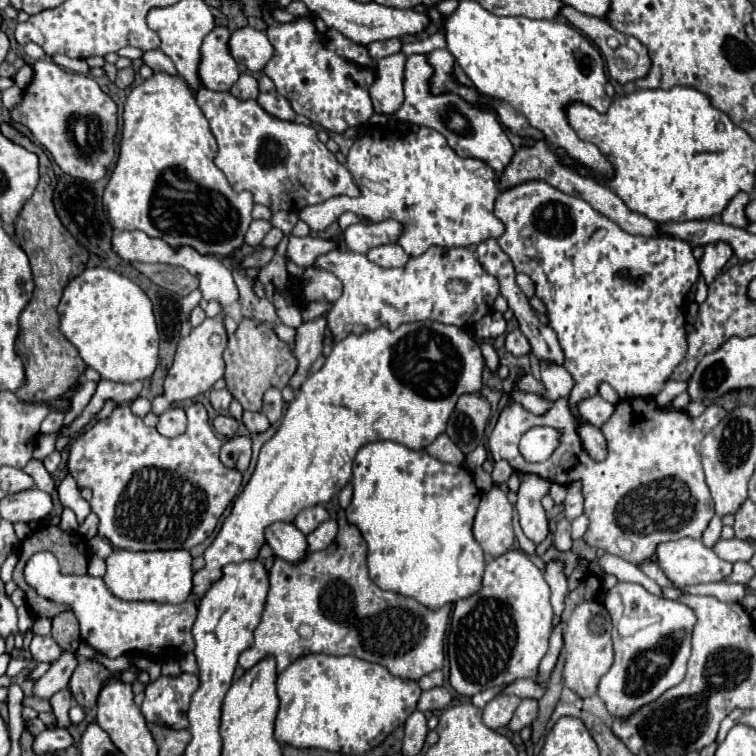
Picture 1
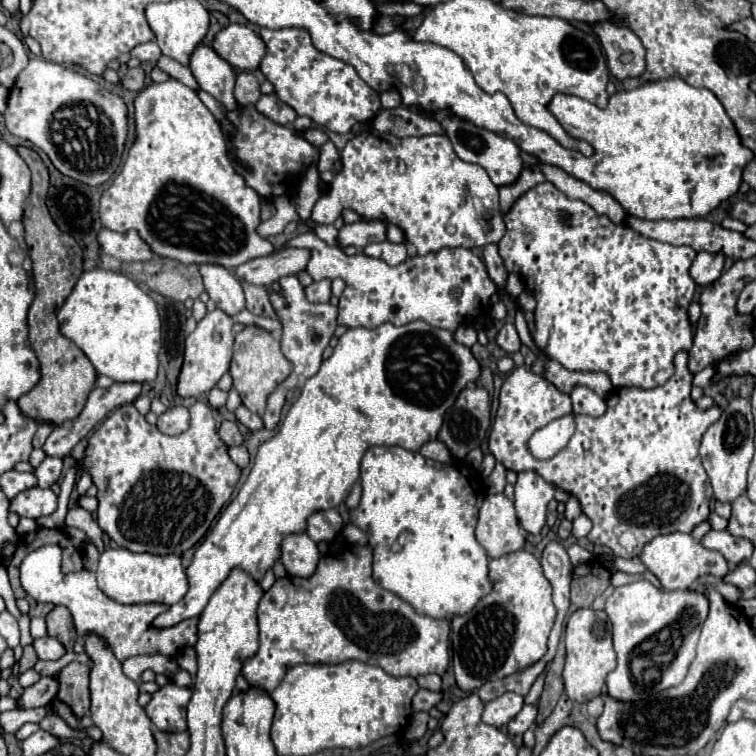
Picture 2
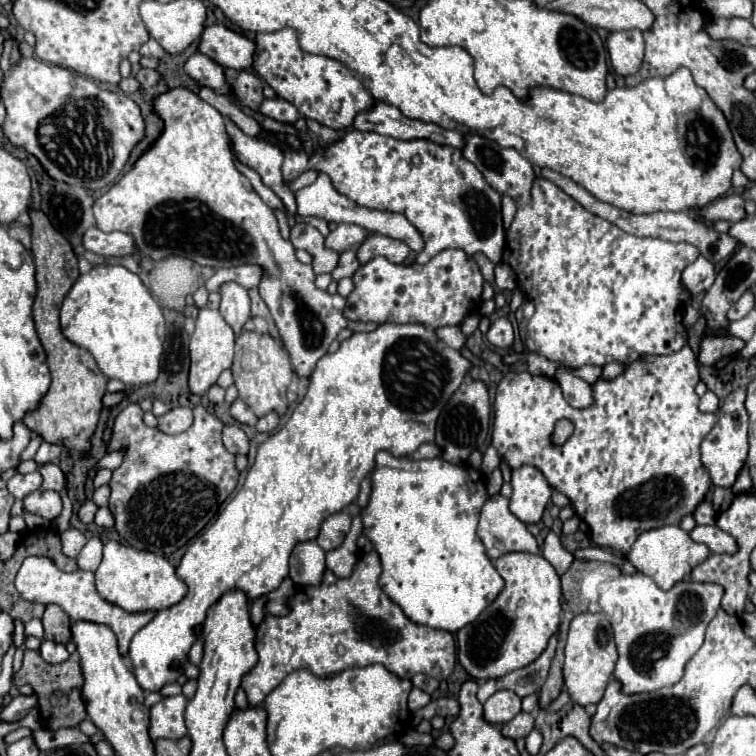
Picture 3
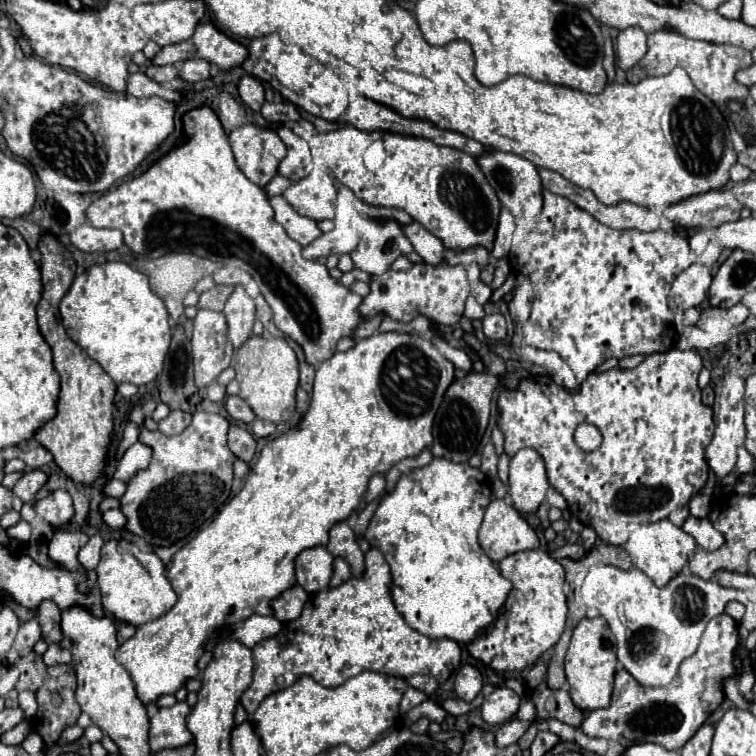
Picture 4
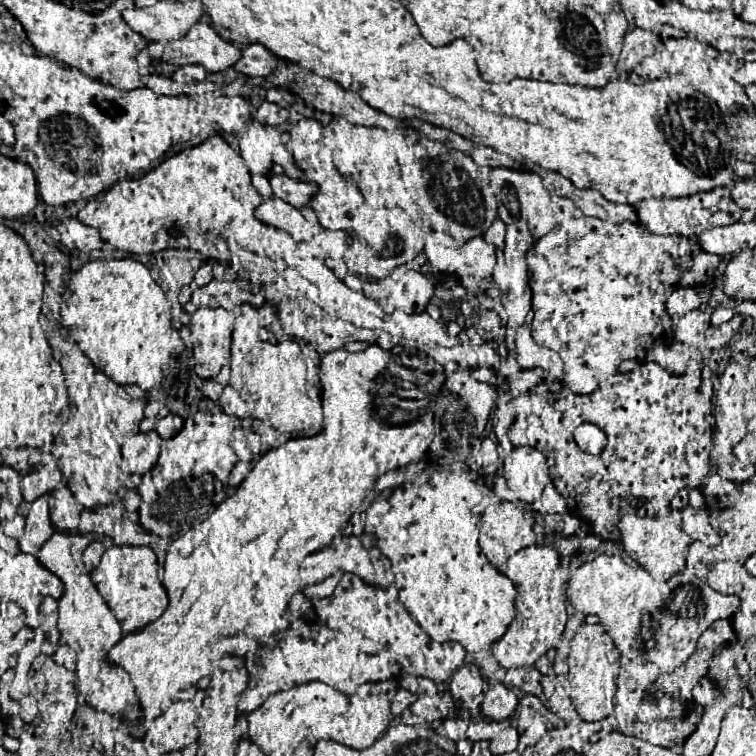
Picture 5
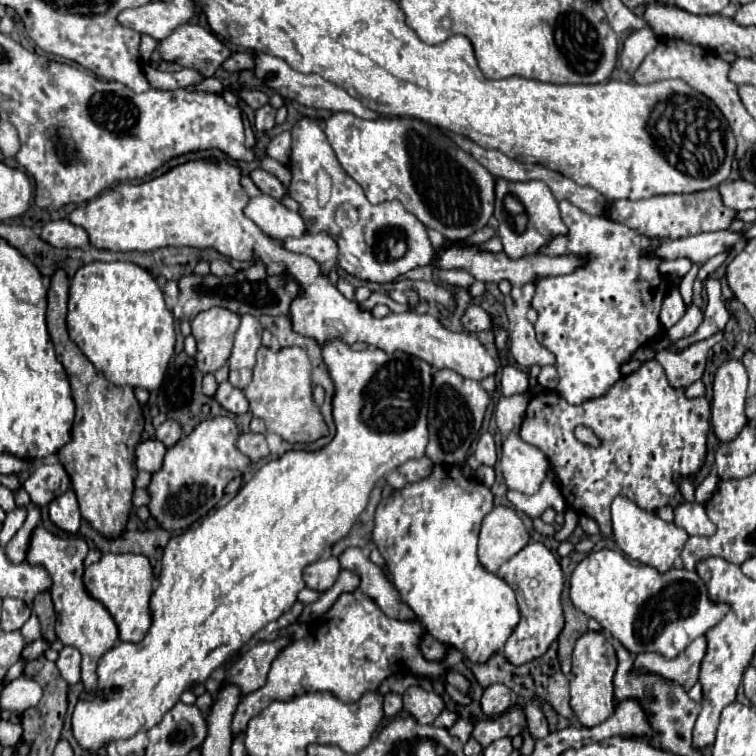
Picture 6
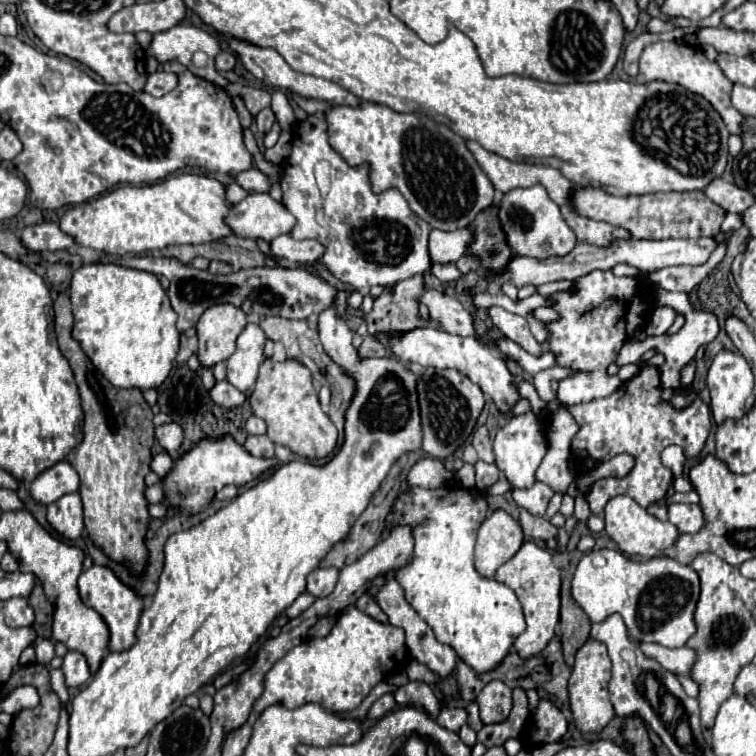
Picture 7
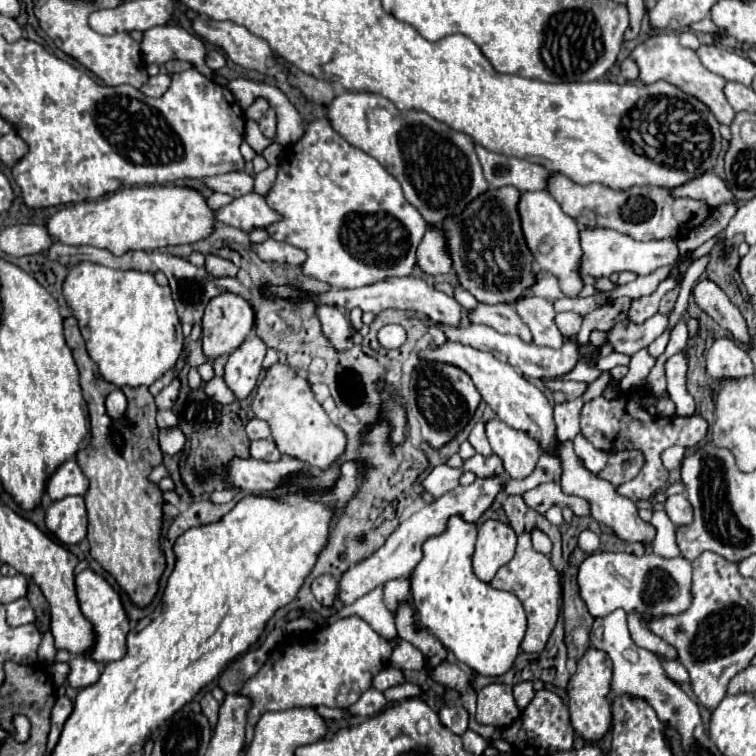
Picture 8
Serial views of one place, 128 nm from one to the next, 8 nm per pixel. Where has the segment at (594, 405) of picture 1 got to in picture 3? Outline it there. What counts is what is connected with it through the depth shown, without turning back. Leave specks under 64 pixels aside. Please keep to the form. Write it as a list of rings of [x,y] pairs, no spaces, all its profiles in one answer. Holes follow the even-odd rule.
[[[558,370],[554,380],[560,384],[564,398],[568,400],[570,406],[576,406],[578,410],[592,406],[592,386],[588,382],[584,382],[582,378],[578,378],[566,370]]]

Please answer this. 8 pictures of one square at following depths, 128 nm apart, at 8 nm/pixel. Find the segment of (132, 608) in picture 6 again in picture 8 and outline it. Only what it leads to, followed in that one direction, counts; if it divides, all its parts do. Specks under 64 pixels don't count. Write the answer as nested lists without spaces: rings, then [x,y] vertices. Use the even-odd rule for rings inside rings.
[[[86,568],[84,572],[80,572],[76,576],[76,592],[78,592],[78,602],[82,608],[82,614],[94,624],[94,632],[96,632],[94,648],[88,652],[88,656],[102,664],[120,660],[126,654],[126,636],[130,630],[130,620],[128,620],[128,614],[120,600],[120,594],[100,574],[92,572],[90,568]]]

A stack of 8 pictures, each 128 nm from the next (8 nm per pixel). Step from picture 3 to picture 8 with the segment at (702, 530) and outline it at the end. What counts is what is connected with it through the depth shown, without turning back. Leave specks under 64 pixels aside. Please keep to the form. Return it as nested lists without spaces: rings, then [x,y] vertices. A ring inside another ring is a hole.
[[[674,494],[666,500],[664,504],[664,510],[668,514],[668,518],[674,522],[676,528],[680,526],[690,526],[692,524],[692,504],[688,502],[688,498],[684,494]]]

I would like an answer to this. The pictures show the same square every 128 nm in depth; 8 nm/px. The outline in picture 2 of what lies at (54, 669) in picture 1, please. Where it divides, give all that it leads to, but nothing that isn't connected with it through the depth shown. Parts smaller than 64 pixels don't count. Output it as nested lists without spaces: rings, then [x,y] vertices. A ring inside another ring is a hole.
[[[42,676],[36,684],[24,690],[24,694],[18,698],[20,708],[38,708],[46,706],[56,698],[60,682],[56,682],[56,676]]]

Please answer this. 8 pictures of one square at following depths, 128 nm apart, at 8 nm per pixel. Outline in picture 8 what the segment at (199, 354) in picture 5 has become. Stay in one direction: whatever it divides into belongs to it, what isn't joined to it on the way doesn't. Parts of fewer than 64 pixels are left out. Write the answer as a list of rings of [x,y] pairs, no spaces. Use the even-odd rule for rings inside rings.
[[[222,294],[208,302],[202,318],[202,348],[208,360],[234,352],[250,334],[254,308],[236,294]]]

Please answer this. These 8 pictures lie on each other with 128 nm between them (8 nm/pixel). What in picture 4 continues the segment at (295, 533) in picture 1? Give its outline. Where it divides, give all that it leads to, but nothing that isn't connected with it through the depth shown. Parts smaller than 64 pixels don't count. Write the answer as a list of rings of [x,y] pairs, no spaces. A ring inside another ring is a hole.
[[[324,546],[306,548],[296,556],[296,582],[306,592],[324,590],[330,584],[334,556]]]

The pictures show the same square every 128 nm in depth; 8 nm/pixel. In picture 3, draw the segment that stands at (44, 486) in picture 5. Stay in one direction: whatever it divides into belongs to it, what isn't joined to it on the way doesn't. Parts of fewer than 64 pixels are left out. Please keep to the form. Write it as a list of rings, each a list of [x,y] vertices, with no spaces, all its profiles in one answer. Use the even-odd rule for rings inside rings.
[[[32,472],[32,474],[24,474],[24,476],[22,474],[16,474],[6,484],[8,484],[8,492],[14,498],[22,500],[26,494],[30,494],[30,492],[34,492],[34,490],[40,488],[42,476],[40,476],[40,472]]]

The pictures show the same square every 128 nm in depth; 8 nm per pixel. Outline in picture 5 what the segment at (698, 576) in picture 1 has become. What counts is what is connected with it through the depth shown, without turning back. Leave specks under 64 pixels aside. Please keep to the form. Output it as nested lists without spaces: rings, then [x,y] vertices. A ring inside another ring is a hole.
[[[630,516],[630,518],[622,520],[620,530],[622,530],[624,552],[628,556],[632,556],[644,570],[648,570],[648,574],[652,574],[652,578],[666,580],[680,566],[684,566],[684,556],[686,556],[690,538],[678,526],[668,524],[664,518],[638,518],[638,516]]]

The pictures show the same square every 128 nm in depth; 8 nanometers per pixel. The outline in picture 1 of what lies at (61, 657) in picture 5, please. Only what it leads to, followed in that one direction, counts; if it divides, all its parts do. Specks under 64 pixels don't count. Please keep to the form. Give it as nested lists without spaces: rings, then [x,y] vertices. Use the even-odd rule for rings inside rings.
[[[34,636],[30,652],[36,662],[54,662],[62,654],[62,648],[54,642],[52,636]]]

